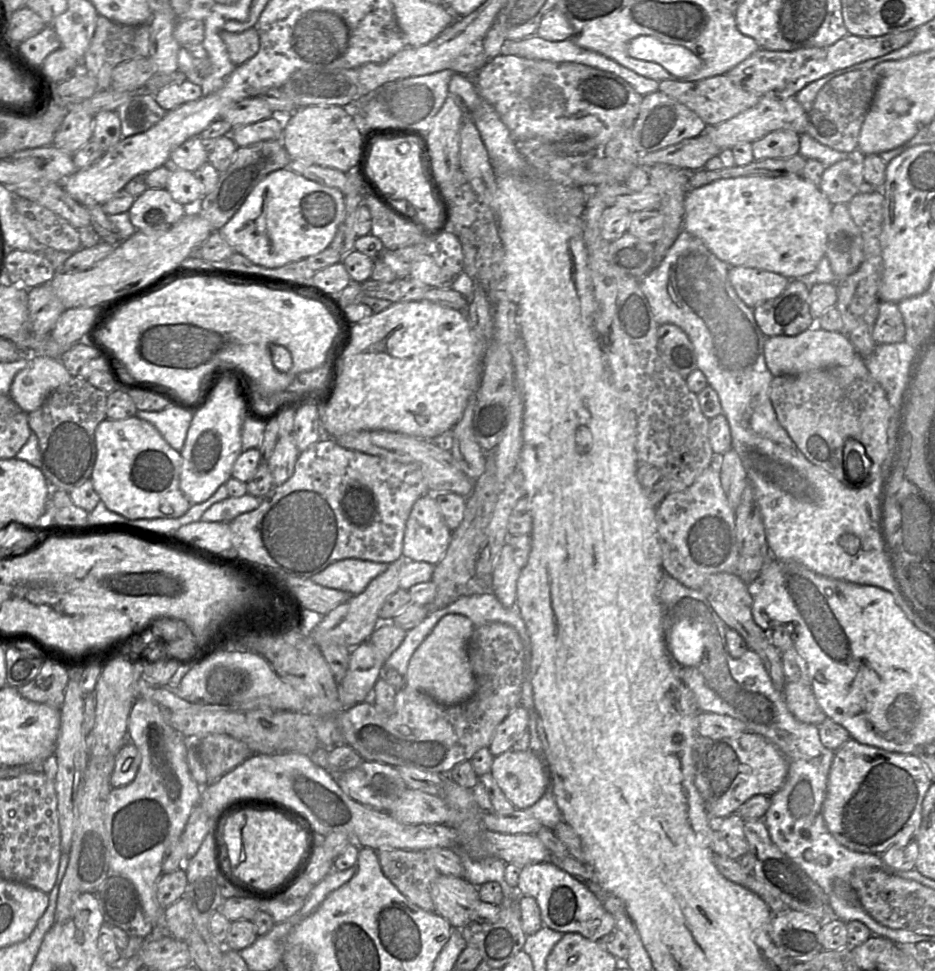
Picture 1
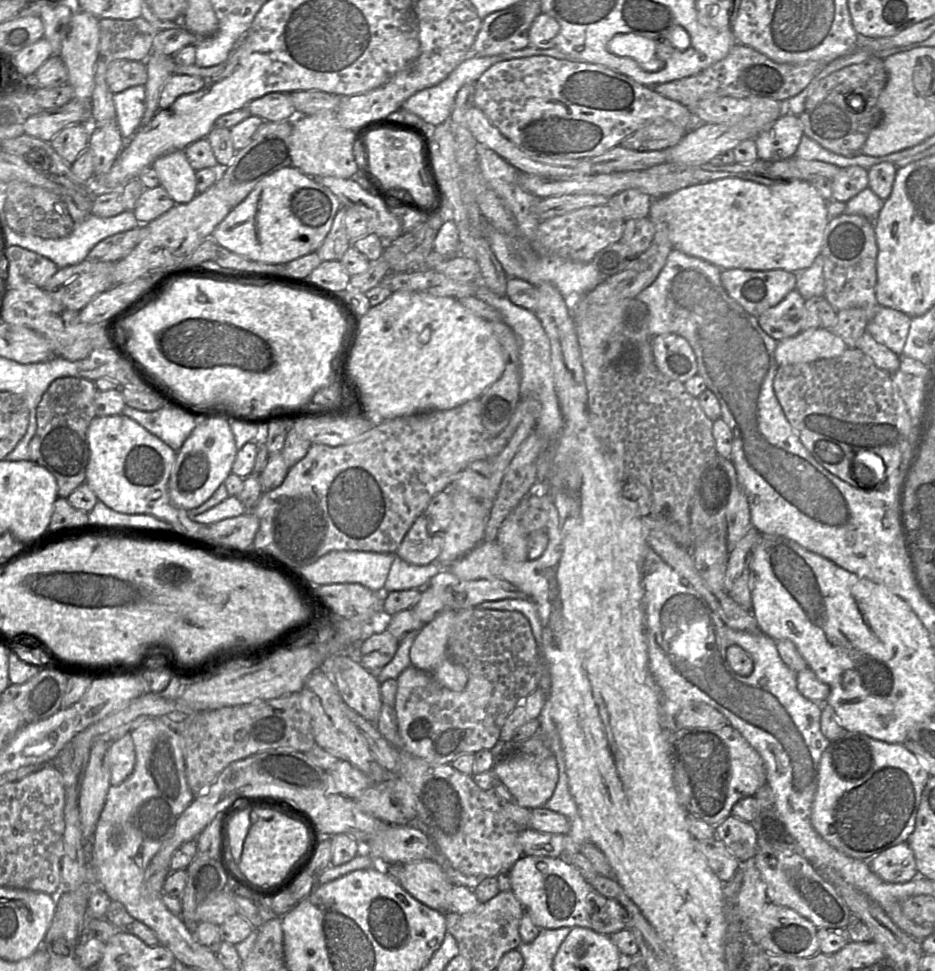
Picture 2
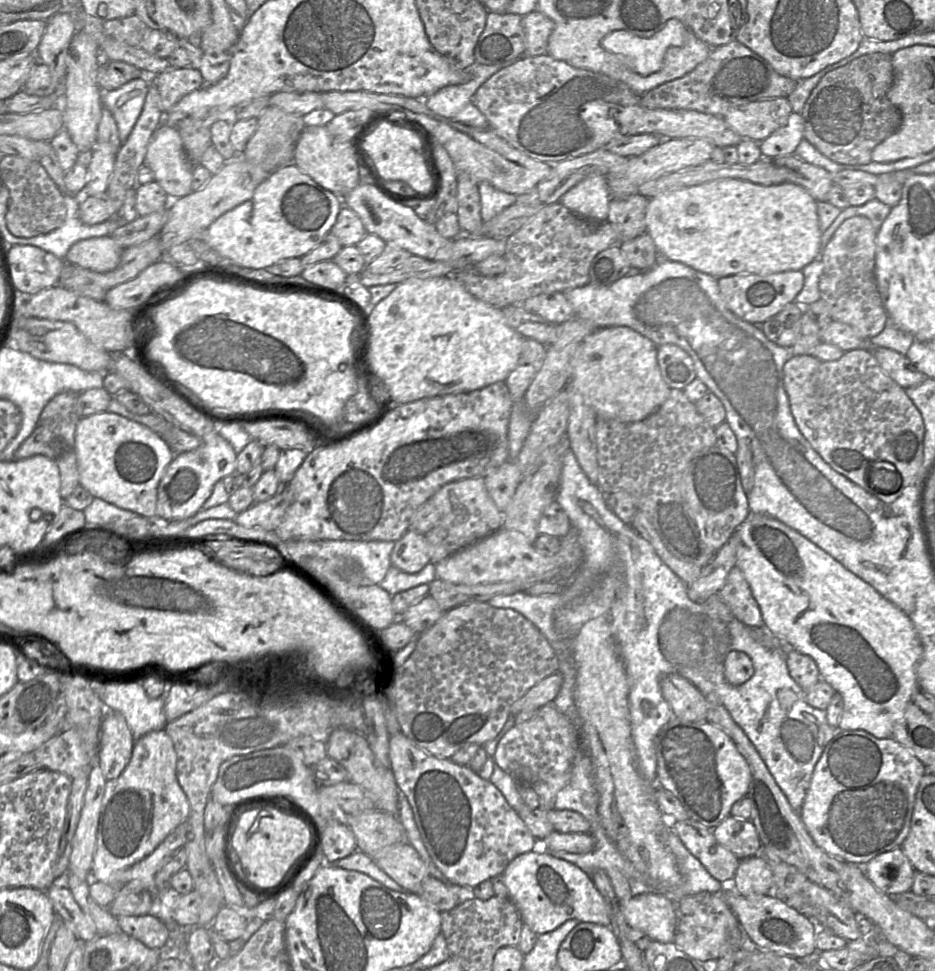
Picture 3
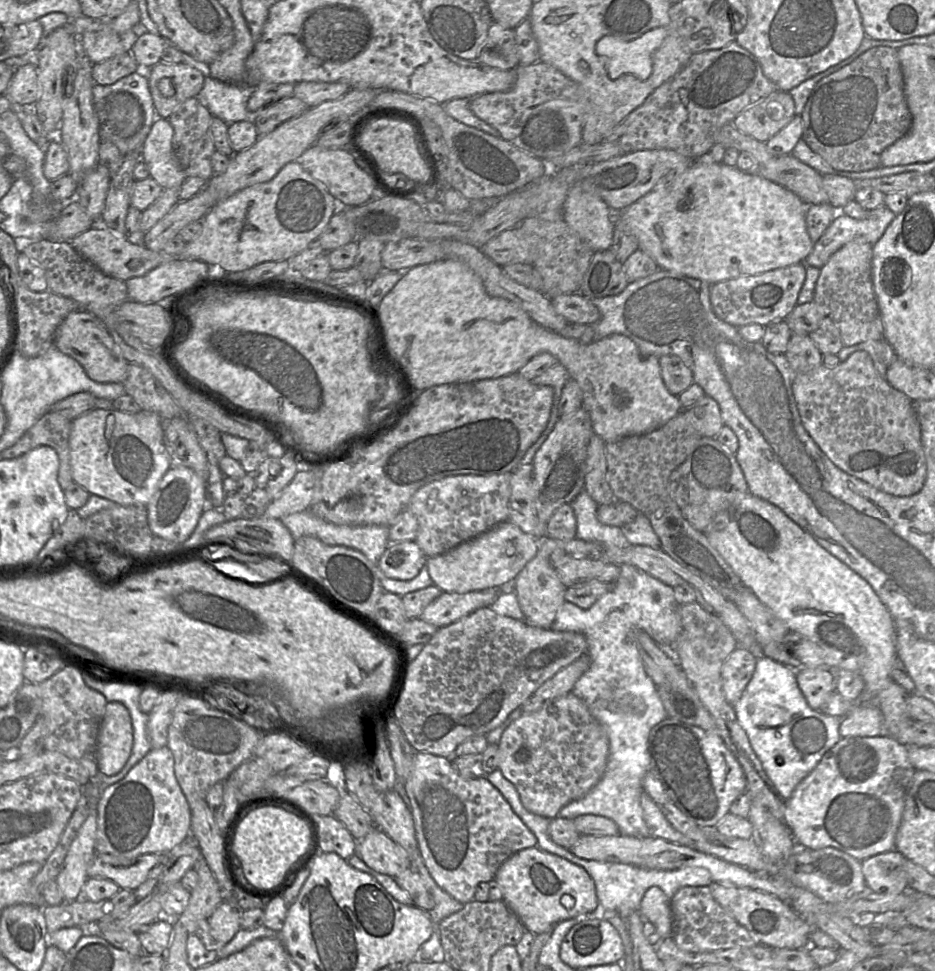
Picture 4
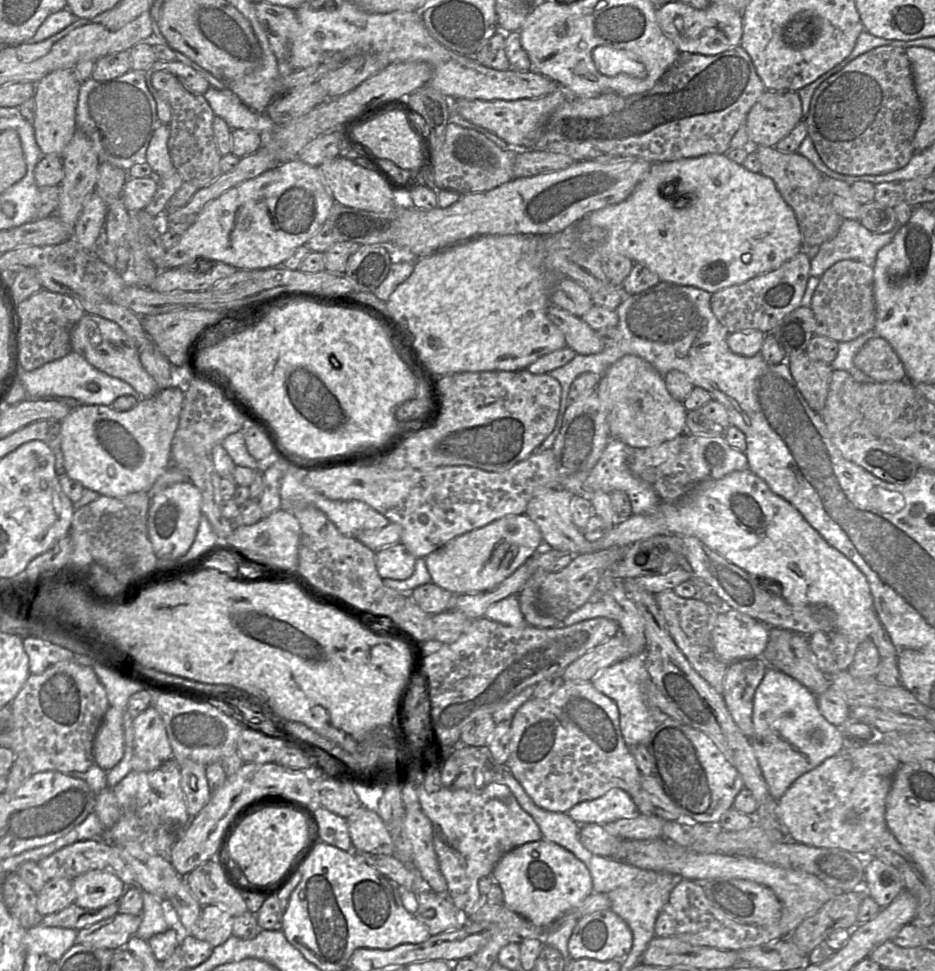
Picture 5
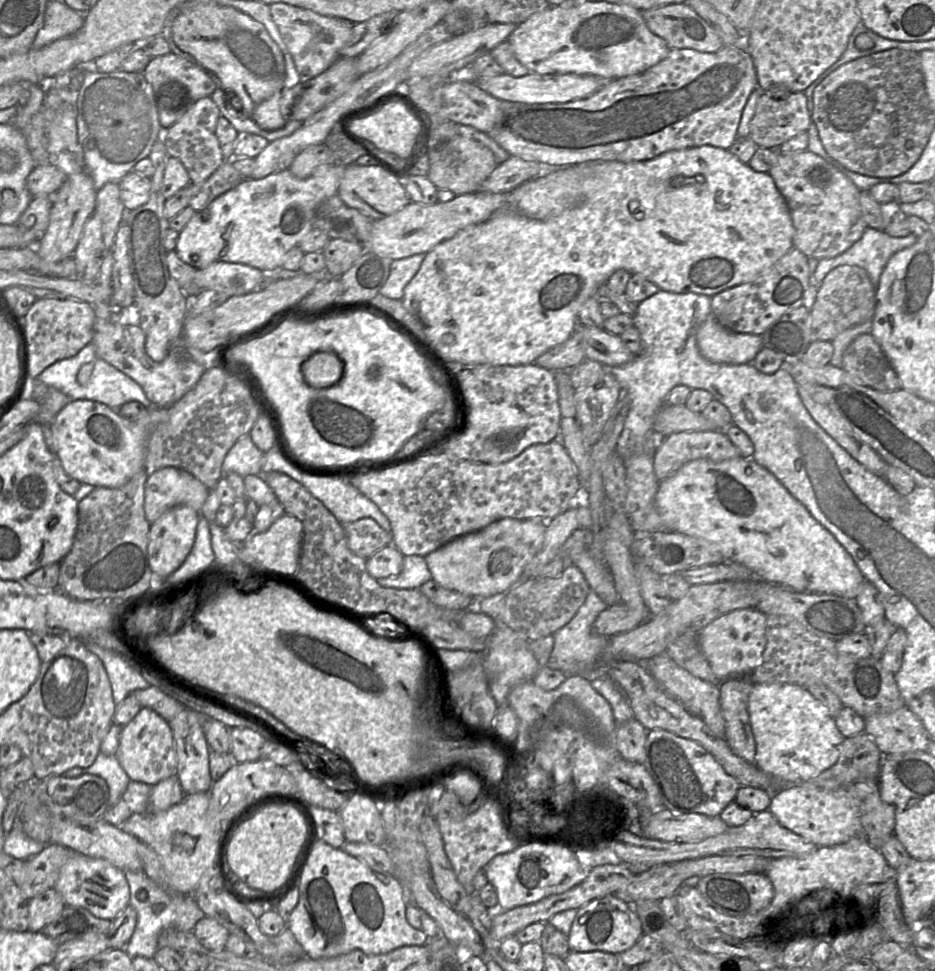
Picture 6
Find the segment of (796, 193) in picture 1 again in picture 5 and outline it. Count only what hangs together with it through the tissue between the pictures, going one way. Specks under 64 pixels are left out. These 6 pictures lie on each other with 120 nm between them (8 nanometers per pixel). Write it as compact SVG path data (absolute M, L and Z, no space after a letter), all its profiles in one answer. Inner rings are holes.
M706 154L675 161L654 162L649 172L624 201L595 210L584 217L584 219L589 225L601 227L607 232L604 242L595 248L601 262L606 262L610 257L620 254L656 273L660 281L693 286L711 294L776 270L802 250L802 236L795 213L786 203L773 180L760 172L754 173L749 171L743 165L730 160L726 154Z

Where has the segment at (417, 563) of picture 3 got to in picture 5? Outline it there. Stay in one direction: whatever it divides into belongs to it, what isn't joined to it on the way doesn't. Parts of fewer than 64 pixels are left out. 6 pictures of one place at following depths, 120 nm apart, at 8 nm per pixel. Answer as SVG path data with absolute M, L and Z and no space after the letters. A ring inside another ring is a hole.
M401 542L374 553L376 569L382 579L406 580L414 573L416 557Z

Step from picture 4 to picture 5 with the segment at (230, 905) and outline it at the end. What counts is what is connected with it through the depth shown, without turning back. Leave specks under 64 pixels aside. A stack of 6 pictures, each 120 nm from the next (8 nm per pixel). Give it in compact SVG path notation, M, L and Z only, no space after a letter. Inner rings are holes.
M207 905L202 907L199 917L199 936L213 948L223 944L232 936L234 916L224 907Z

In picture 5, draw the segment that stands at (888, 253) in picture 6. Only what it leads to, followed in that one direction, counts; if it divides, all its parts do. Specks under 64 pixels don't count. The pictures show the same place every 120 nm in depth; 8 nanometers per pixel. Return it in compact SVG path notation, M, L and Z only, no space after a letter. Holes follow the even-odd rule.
M844 219L837 234L820 245L810 261L810 276L821 277L833 264L841 260L855 260L875 265L878 251L889 244L901 224L886 233L874 233L858 220Z

